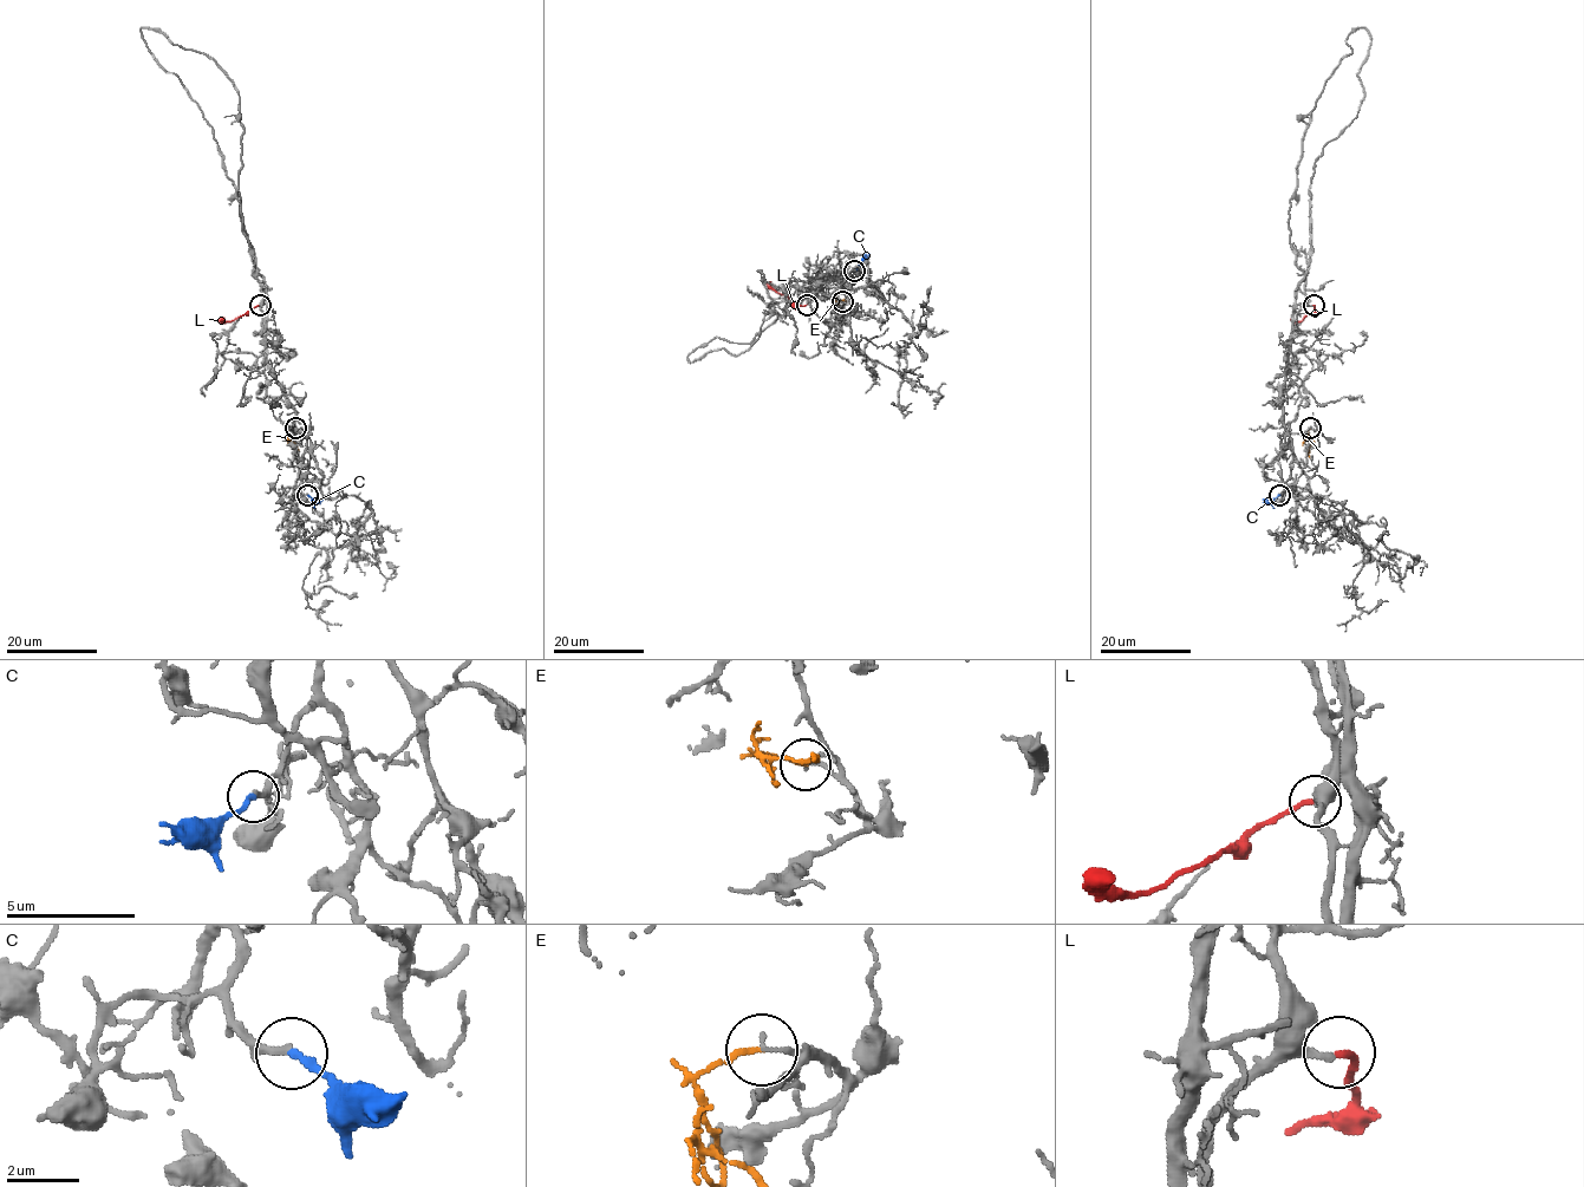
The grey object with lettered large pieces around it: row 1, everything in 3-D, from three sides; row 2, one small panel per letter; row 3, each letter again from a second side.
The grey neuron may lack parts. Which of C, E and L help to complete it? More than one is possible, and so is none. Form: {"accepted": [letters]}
{"accepted": ["C", "L"]}

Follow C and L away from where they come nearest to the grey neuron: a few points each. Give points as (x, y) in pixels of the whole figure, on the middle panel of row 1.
C: (854, 269), (869, 254)
L: (807, 304), (796, 306), (768, 281)

